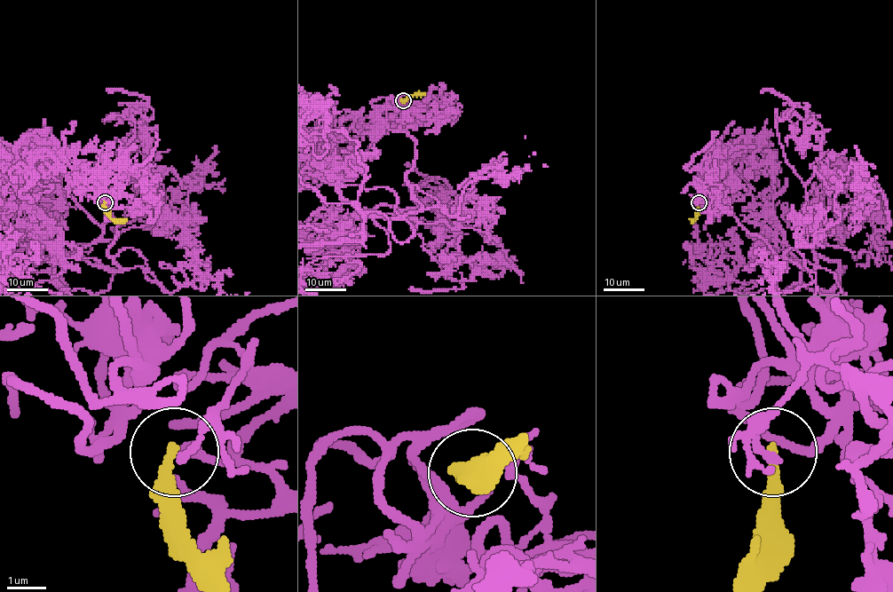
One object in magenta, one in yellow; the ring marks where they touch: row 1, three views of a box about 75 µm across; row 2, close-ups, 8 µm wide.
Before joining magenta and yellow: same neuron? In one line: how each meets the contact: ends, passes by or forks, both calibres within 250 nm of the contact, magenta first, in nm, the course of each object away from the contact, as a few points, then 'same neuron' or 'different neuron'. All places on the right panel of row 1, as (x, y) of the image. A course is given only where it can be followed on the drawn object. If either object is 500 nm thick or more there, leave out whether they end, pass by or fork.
magenta ends | yellow ends | 200/300 nm | magenta via (699, 202), (703, 193), (727, 197), (749, 232), (808, 271), (814, 254), (843, 269), (841, 229), (852, 224) | different neuron

